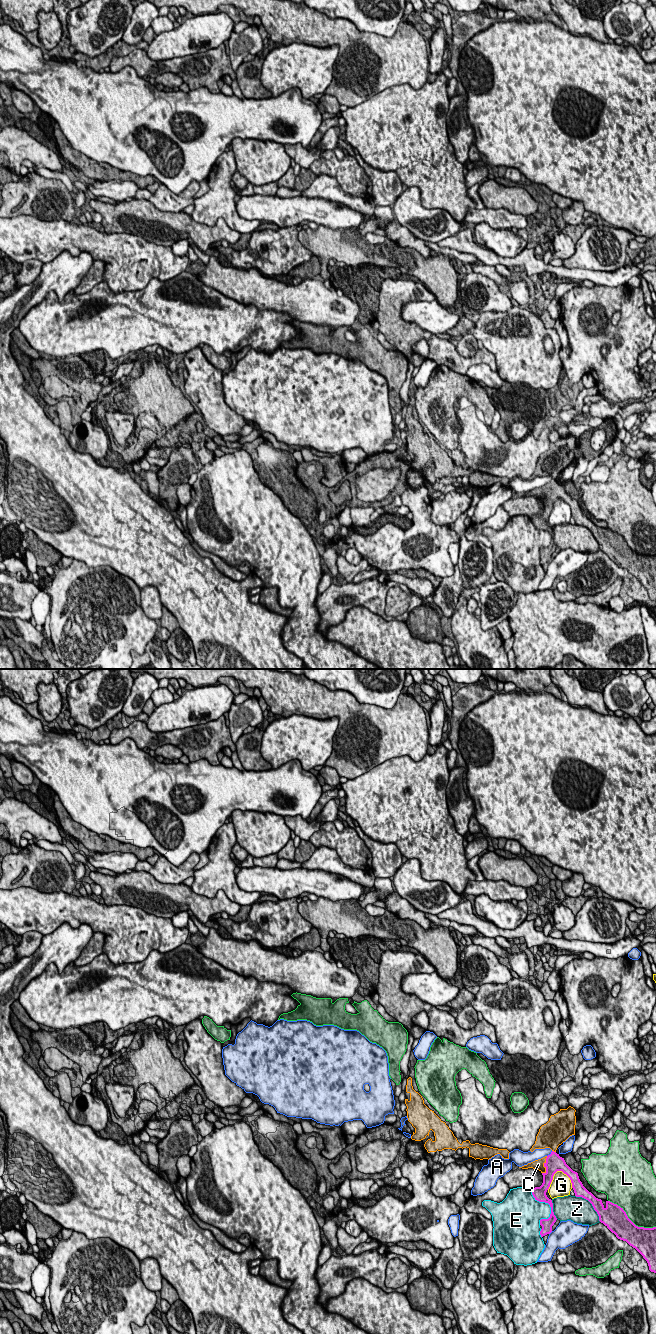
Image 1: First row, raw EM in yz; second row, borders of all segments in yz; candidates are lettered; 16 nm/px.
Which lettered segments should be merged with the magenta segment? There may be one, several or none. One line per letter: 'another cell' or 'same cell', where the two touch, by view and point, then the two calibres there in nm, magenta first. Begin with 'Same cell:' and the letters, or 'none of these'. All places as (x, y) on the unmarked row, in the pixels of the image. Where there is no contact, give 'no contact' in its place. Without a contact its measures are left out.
Same cell: C
A: another cell | yz (550, 482) | 280/160 nm
C: same cell | yz (544, 493) | 280/160 nm
E: another cell | yz (550, 534) | 190/320 nm
G: another cell | yz (556, 499) | 280/340 nm
L: another cell | yz (630, 548) | 380/480 nm
Z: another cell | yz (592, 533) | 200/420 nm

